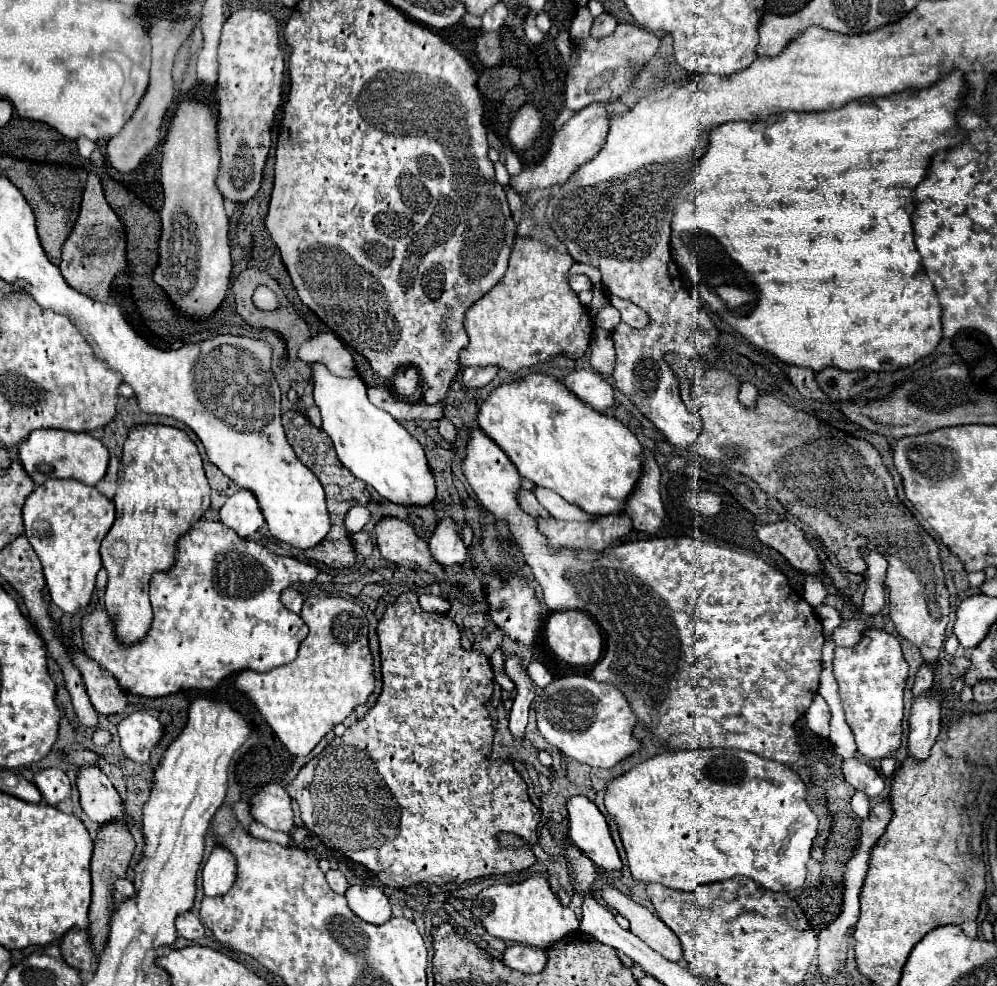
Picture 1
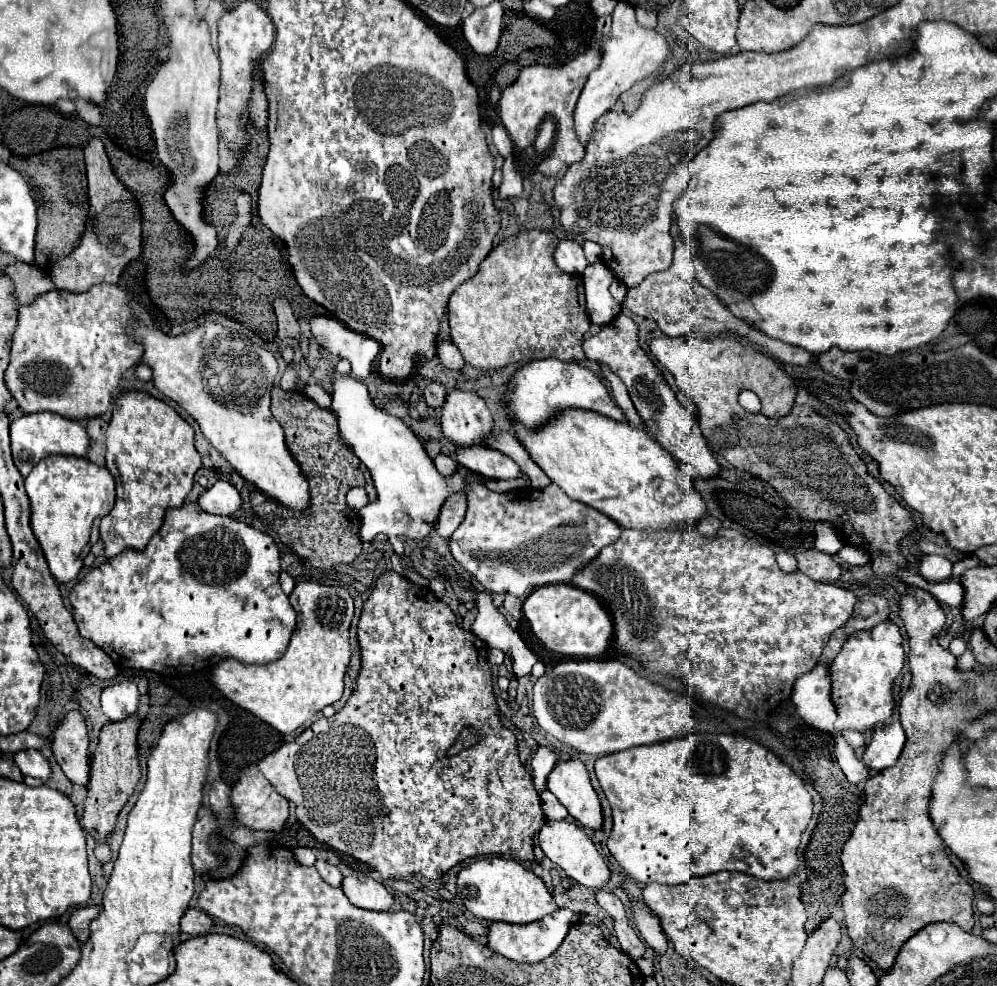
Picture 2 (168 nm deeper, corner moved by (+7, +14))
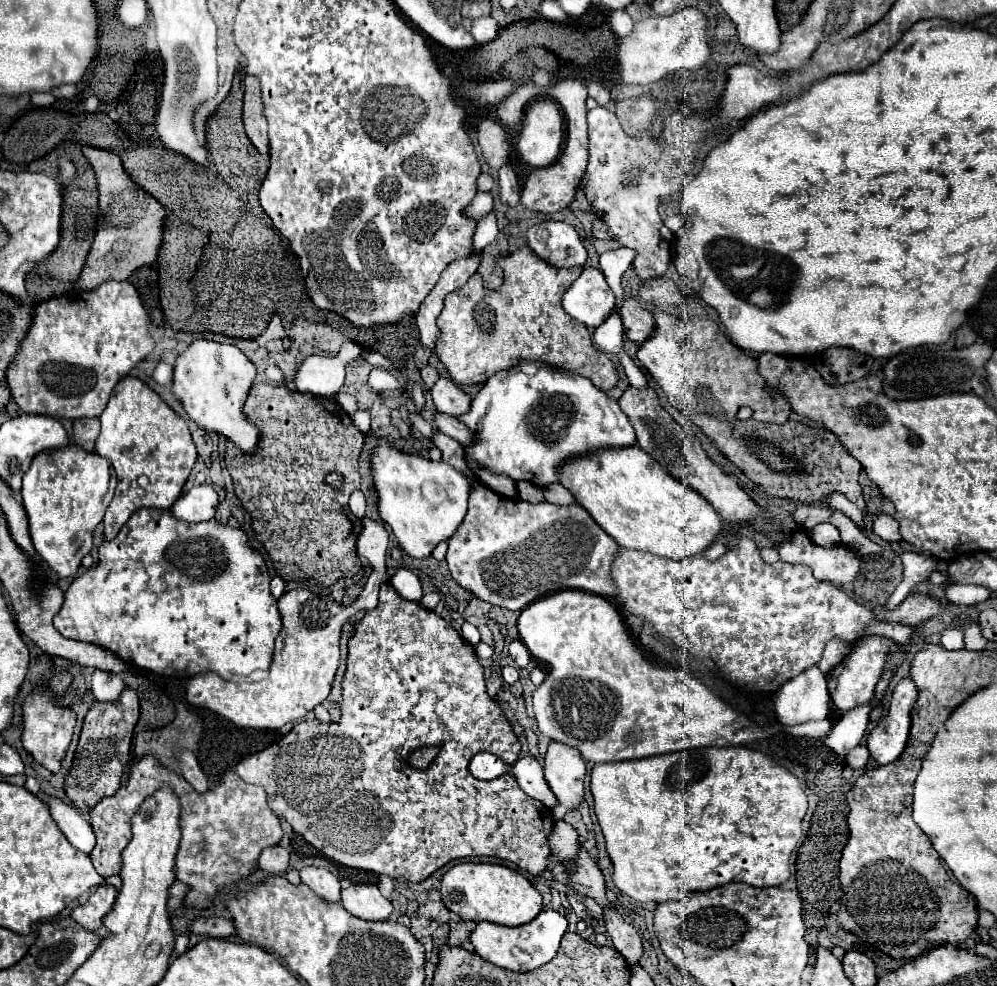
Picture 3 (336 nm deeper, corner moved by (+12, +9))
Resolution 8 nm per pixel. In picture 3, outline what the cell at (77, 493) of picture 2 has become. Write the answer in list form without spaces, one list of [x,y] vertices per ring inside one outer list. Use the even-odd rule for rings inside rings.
[[[77,445],[63,449],[43,451],[33,457],[29,471],[23,475],[23,505],[29,517],[29,533],[41,559],[57,573],[57,577],[73,577],[81,565],[81,559],[91,551],[91,533],[101,523],[103,515],[113,499],[117,480],[111,463],[99,455],[87,453]]]

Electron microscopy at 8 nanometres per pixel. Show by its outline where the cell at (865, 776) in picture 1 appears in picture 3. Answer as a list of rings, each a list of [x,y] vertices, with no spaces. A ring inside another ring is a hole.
[[[911,677],[901,679],[893,691],[889,709],[867,737],[867,749],[877,765],[893,763],[903,753],[909,737],[909,723],[911,723],[909,711],[915,699],[917,689]]]

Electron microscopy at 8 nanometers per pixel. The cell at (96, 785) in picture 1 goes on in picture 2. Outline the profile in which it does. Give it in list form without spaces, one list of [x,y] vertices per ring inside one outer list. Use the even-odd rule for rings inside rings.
[[[72,710],[52,730],[50,748],[62,772],[80,786],[88,784],[88,734],[86,718]]]

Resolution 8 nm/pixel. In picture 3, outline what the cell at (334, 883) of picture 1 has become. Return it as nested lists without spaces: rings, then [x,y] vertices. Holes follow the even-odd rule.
[[[303,867],[301,871],[301,881],[305,885],[309,885],[317,895],[321,895],[325,901],[339,901],[339,893],[341,893],[341,885],[339,879],[323,869],[323,867]]]

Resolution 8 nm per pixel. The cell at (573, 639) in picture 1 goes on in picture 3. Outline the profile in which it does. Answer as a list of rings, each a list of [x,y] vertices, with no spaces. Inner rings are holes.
[[[565,589],[565,591],[557,591],[557,593],[551,593],[551,595],[543,595],[539,597],[535,603],[527,605],[521,615],[519,615],[519,621],[517,621],[517,629],[519,629],[519,637],[521,641],[527,645],[529,653],[537,659],[543,659],[543,661],[559,660],[556,665],[550,669],[545,677],[545,681],[533,691],[533,711],[537,713],[535,719],[537,719],[537,725],[539,725],[539,731],[543,735],[547,735],[551,741],[557,741],[557,743],[563,743],[563,745],[569,745],[569,747],[575,747],[579,749],[583,761],[589,761],[589,763],[607,763],[607,761],[625,761],[625,759],[641,759],[641,757],[653,757],[653,755],[663,755],[663,753],[673,753],[673,751],[683,751],[683,749],[693,749],[693,747],[727,747],[727,745],[743,745],[743,743],[751,743],[751,741],[757,741],[757,739],[765,739],[769,735],[775,735],[781,731],[785,731],[794,736],[809,737],[809,738],[821,738],[825,736],[831,730],[831,722],[827,719],[825,721],[810,721],[795,726],[786,726],[784,728],[770,728],[757,727],[755,723],[751,723],[747,717],[743,717],[741,713],[737,713],[735,709],[731,709],[729,705],[725,705],[719,697],[715,697],[701,681],[693,679],[691,675],[687,675],[685,671],[681,669],[665,669],[665,667],[657,667],[653,663],[649,663],[643,653],[639,651],[639,647],[635,647],[635,643],[631,643],[631,633],[629,629],[625,627],[625,621],[619,613],[619,609],[605,597],[599,597],[595,593],[585,593],[585,591],[577,591],[577,589]],[[577,659],[583,659],[581,663],[577,663]]]

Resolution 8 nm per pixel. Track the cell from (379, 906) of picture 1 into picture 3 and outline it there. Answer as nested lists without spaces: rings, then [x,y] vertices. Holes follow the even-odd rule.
[[[375,885],[345,887],[341,891],[341,903],[351,915],[367,921],[387,921],[393,911],[391,901],[385,899]]]

